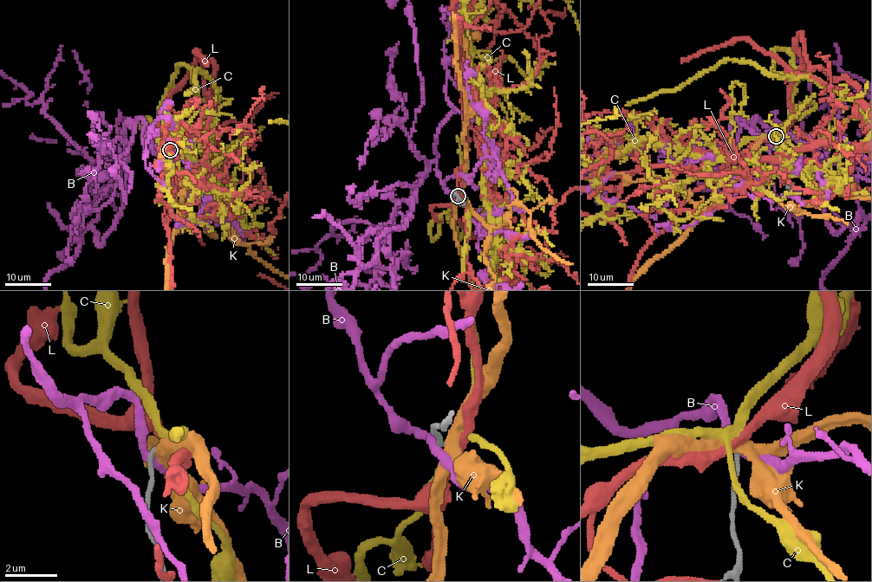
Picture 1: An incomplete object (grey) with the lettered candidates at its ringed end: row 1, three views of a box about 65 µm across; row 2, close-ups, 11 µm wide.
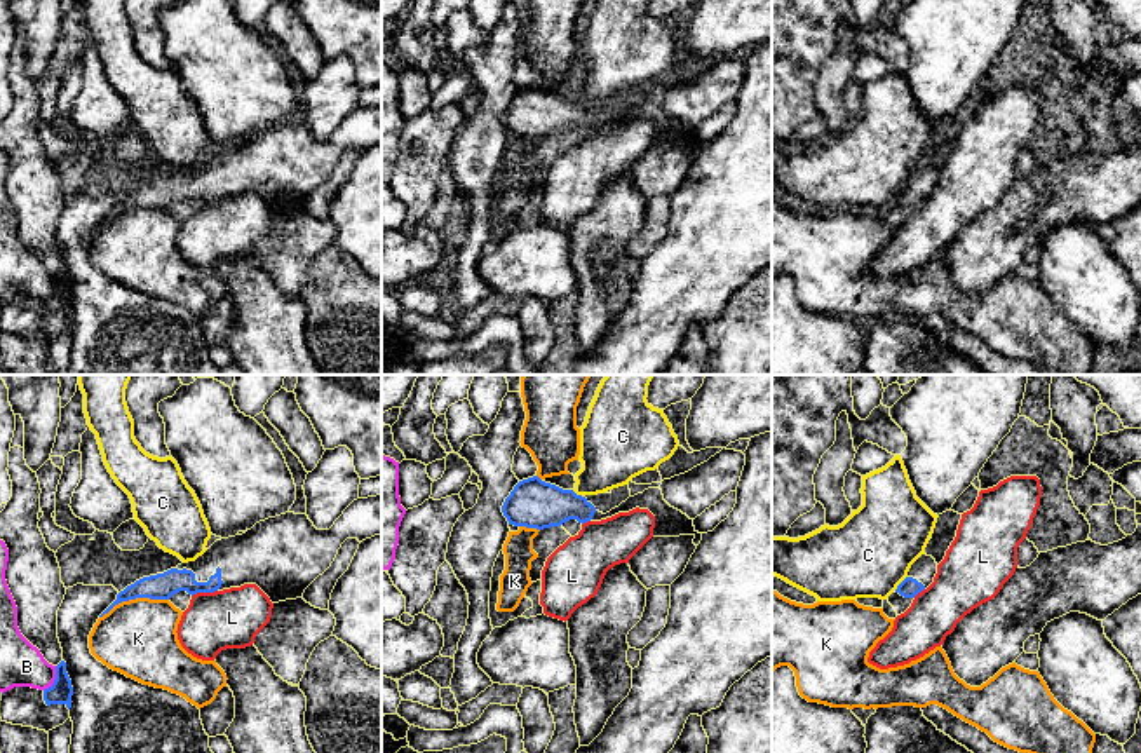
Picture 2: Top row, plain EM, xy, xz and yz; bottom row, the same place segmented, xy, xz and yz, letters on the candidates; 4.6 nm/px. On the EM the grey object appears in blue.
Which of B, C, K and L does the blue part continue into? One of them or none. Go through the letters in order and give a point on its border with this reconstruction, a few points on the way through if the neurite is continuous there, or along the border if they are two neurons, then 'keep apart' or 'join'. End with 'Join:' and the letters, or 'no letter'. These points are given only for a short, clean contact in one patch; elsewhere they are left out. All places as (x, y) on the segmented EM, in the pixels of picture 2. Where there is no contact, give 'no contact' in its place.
B: contact xy (56, 678); border xy (56, 666), (56, 677), (44, 691); keep apart
C: contact yz (901, 583); border yz (906, 576), (894, 590); keep apart
K: contact xy (133, 598); keep apart
L: contact xy (204, 591); border xy (216, 590), (192, 596); keep apart
Join: no letter

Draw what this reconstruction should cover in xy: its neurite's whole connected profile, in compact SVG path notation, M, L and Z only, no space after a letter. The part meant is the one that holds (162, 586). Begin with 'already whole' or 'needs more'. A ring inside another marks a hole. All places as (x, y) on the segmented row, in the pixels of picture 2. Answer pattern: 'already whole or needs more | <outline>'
needs more | M381 495L354 500L329 530L317 530L307 514L286 512L256 523L242 535L216 540L195 561L181 563L164 573L136 580L134 584L120 591L117 594L117 600L99 617L108 614L115 605L136 598L169 600L179 591L186 591L193 596L197 593L214 593L230 587L240 587L244 584L256 584L270 598L272 603L296 600L301 598L305 589L331 566L338 554L338 549L347 539L357 539L359 542L362 542L375 535L381 535Z

